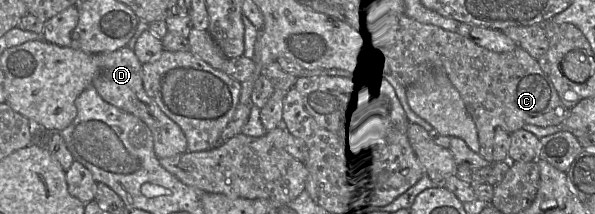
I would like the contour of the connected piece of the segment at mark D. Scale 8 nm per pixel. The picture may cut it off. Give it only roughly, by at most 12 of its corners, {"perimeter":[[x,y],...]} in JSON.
{"perimeter":[[128,46],[98,56],[101,98],[141,119],[161,158],[187,151]]}

